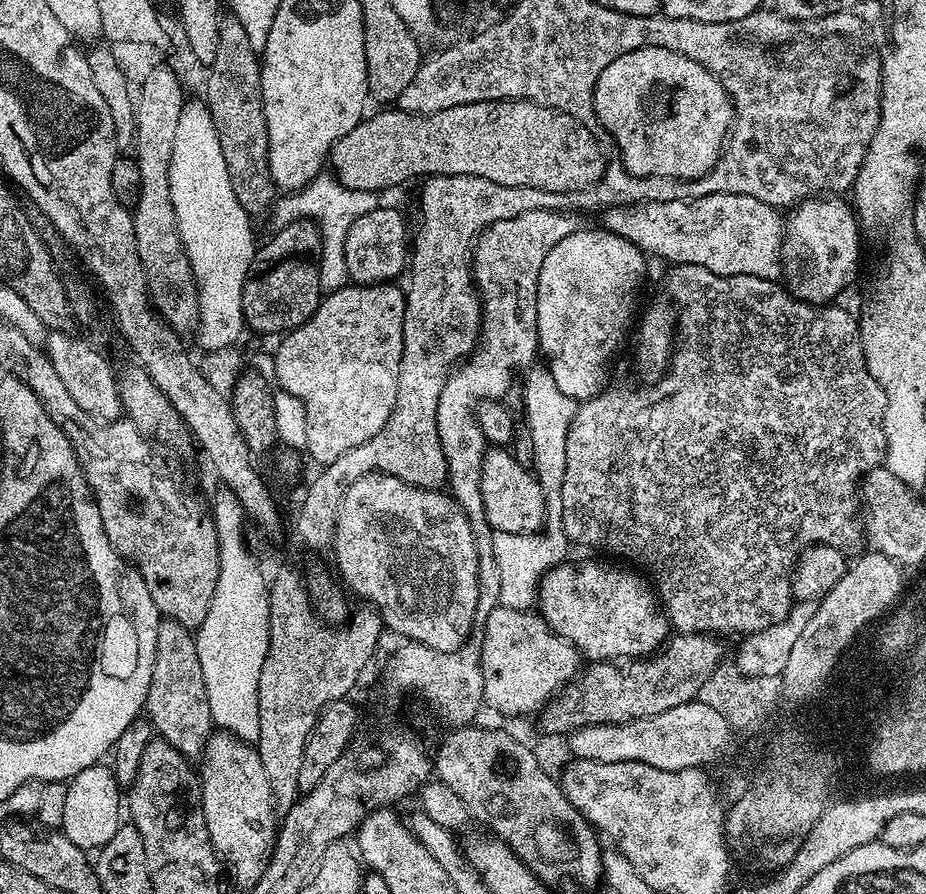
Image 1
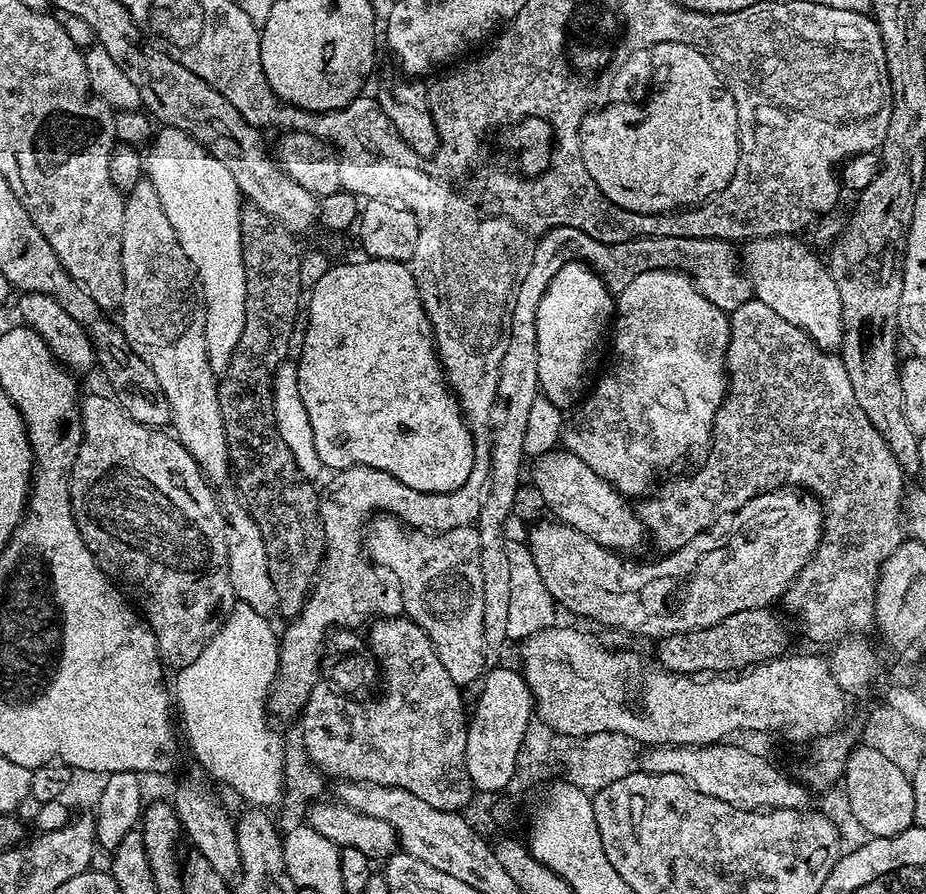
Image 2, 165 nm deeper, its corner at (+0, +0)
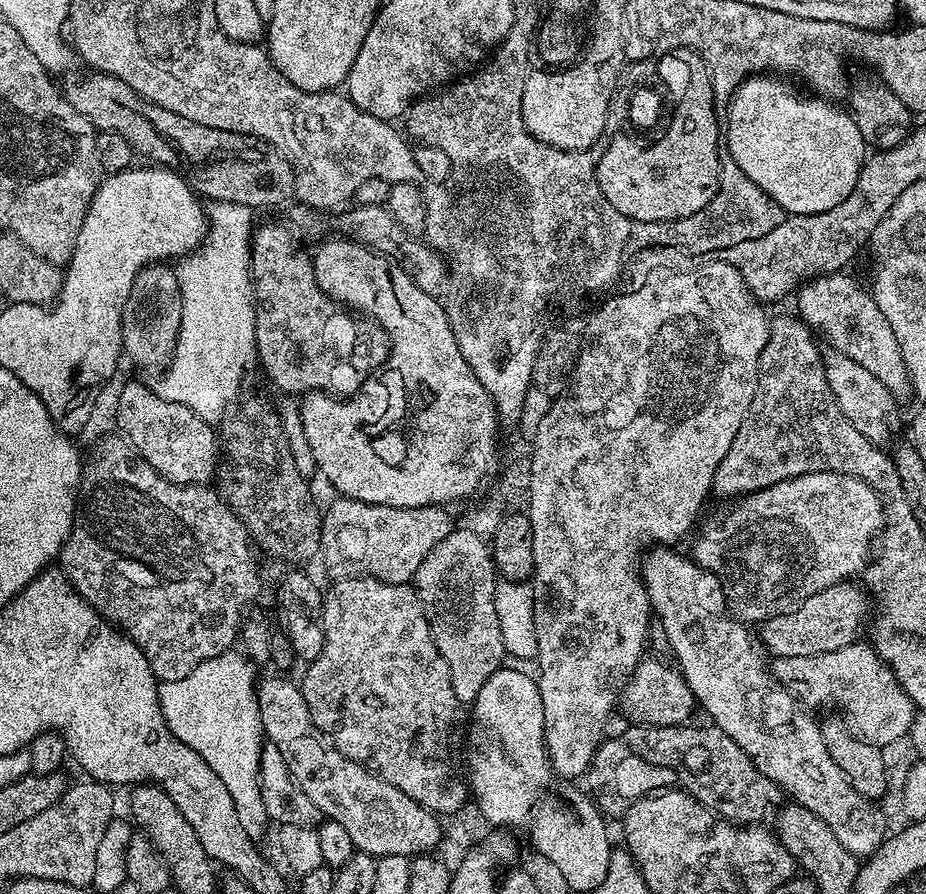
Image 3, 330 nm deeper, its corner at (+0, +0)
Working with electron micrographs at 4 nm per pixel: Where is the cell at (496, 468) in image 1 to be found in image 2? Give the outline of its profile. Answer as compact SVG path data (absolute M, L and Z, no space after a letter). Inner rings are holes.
M777 490L774 492L763 492L756 496L746 506L742 506L736 512L729 512L718 522L714 522L711 528L707 528L698 538L690 538L686 546L682 546L676 552L669 552L661 555L661 560L656 560L653 564L636 565L632 558L625 559L621 553L615 550L609 550L602 547L598 542L586 538L578 530L559 522L544 524L545 522L536 522L531 525L532 528L526 537L526 543L530 554L534 558L534 566L538 566L538 574L542 574L542 582L546 582L546 590L556 599L557 605L568 612L573 612L576 616L585 616L588 620L593 620L596 624L605 624L608 628L617 628L620 632L629 632L632 636L645 636L648 640L659 642L665 636L682 634L690 630L702 630L706 626L714 626L722 622L722 618L730 618L730 614L738 614L738 610L754 610L755 608L766 608L776 603L783 597L784 591L796 580L796 576L812 560L812 556L818 550L820 540L824 536L824 509L815 496L803 490Z

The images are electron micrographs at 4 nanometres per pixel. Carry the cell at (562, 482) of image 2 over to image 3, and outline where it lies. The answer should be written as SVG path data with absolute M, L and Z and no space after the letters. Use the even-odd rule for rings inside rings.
M652 546L643 553L640 562L640 578L644 581L644 589L648 595L649 609L660 619L660 628L668 639L668 648L676 655L675 667L680 669L684 681L692 691L695 703L704 707L711 723L722 729L774 782L785 797L791 798L795 803L808 808L838 837L838 842L850 850L858 858L873 856L879 850L889 835L890 829L880 813L880 804L867 800L838 770L838 762L830 758L825 744L822 743L819 723L807 716L799 700L790 695L780 685L780 681L772 677L769 657L766 655L759 639L754 635L747 623L737 620L729 615L728 601L724 598L724 584L705 568L700 567L691 555L683 556L672 546Z

